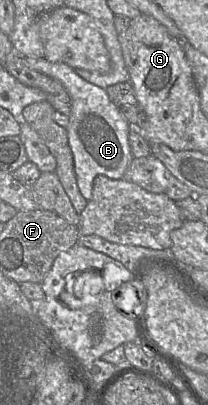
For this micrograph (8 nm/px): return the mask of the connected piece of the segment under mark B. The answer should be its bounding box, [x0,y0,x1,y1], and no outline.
[25,56,134,198]

